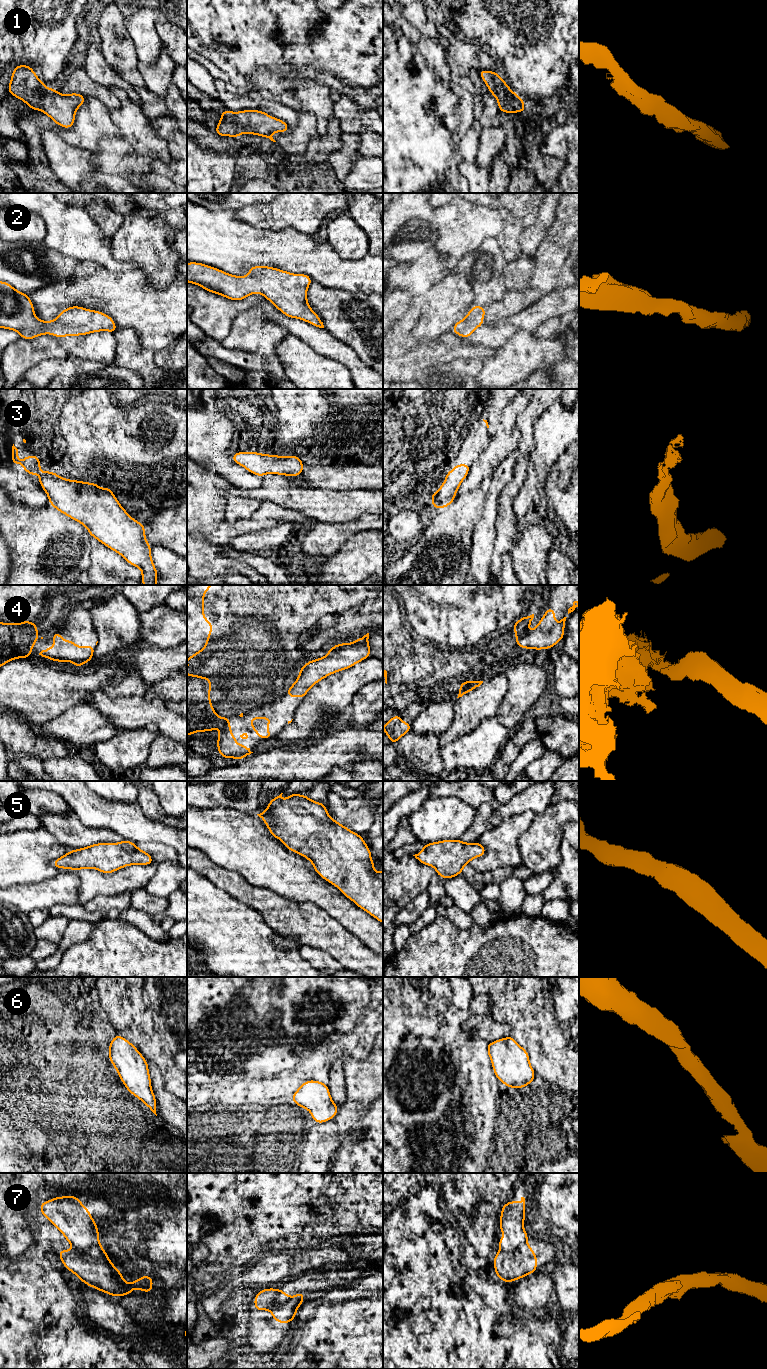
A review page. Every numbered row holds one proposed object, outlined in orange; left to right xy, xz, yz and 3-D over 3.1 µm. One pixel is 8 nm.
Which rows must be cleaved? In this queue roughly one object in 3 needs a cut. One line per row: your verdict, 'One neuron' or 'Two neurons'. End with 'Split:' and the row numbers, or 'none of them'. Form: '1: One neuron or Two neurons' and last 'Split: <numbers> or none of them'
1: One neuron
2: One neuron
3: One neuron
4: Two neurons
5: One neuron
6: One neuron
7: Two neurons
Split: 4, 7

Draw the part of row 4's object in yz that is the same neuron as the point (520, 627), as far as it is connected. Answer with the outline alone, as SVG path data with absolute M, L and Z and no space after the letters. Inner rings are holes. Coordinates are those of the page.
M534 614L530 616L523 616L519 621L513 624L512 627L515 631L515 637L517 641L524 638L528 634L527 628L529 627L529 624L533 620L533 618L534 618Z

